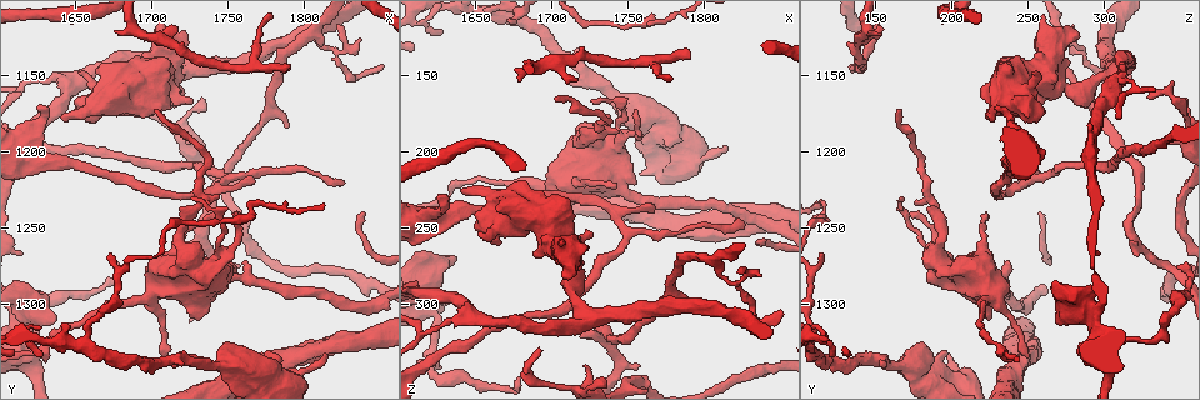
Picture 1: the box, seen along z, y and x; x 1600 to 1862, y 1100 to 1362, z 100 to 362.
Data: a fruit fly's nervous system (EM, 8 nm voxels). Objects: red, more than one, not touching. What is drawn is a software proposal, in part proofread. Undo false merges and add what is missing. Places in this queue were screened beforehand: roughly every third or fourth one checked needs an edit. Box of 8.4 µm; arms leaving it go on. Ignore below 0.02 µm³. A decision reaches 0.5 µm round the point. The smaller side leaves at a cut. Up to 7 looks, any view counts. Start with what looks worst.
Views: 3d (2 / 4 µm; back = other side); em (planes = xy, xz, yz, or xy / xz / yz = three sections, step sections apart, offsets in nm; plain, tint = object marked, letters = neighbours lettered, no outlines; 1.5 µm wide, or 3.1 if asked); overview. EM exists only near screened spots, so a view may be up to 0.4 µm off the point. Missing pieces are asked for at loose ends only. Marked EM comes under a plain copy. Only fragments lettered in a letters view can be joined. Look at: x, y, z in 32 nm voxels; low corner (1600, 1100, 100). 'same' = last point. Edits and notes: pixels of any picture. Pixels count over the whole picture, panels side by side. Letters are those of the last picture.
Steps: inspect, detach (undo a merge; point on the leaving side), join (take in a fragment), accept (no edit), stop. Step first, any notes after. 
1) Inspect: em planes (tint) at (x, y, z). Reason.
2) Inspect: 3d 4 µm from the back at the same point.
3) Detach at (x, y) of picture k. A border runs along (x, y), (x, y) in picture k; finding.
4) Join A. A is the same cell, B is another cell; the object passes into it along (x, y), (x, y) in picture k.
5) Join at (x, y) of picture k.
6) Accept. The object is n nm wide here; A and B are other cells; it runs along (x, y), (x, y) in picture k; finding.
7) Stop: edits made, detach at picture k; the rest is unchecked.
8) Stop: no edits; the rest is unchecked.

Inspect: 3d 4 µm at (1714, 1120, 152). Free end.

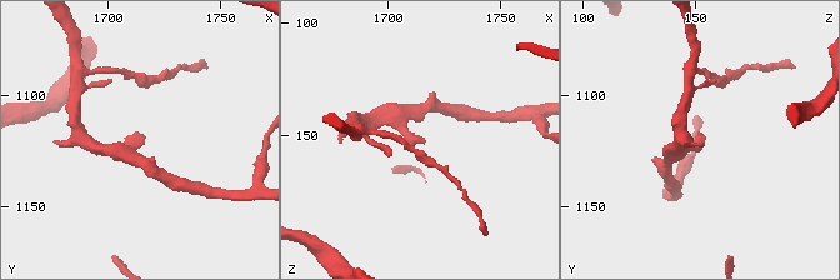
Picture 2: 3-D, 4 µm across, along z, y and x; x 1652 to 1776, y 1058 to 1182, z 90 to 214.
Inspect: em planes (letters) at (1717, 1120, 154).

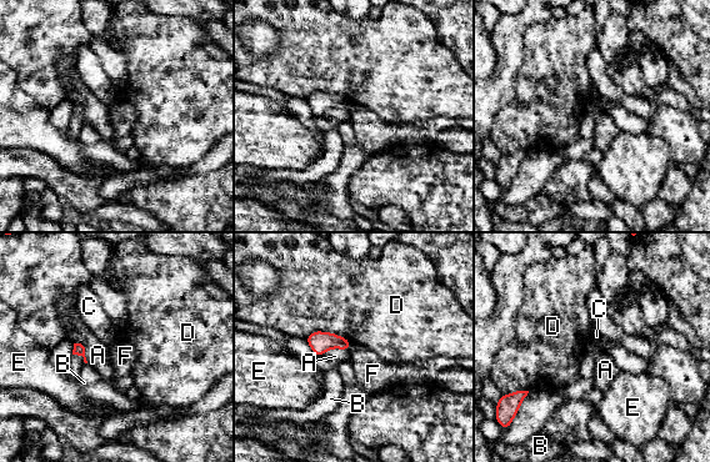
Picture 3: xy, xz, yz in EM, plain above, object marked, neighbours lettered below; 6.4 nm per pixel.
Accept. A, B, C, D, E and F are other cells; none of them fits.

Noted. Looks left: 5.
Inspect: 3d 4 µm at (1792, 1144, 134). An open end.

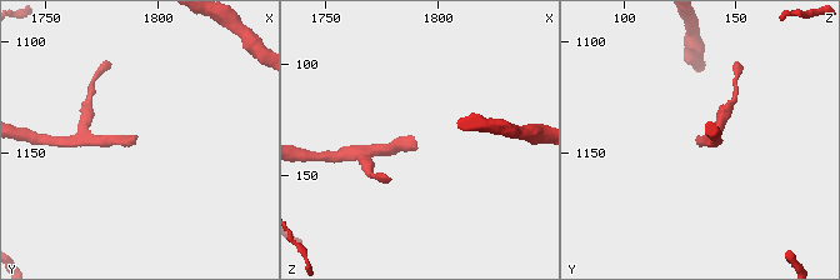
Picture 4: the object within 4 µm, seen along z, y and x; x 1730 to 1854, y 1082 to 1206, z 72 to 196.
Inspect: em xz step 4 (letters) at (1791, 1143, 134). Shape alone is not enough.

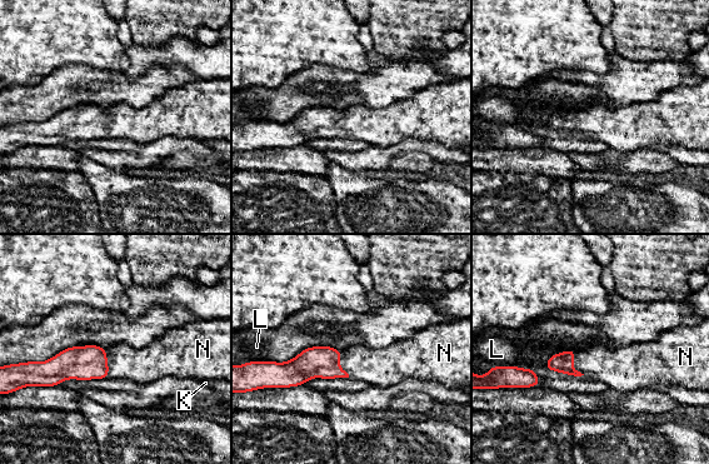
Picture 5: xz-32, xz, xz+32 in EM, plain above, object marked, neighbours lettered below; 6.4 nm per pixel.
Join N. N is the same cell, K and L are other cells; the object passes into it along (83, 363), (106, 363), (144, 365) in picture 5; the neuron continues.

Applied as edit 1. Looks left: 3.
Inspect: 3d 2 µm at (1826, 1220, 246). Branch stops here.

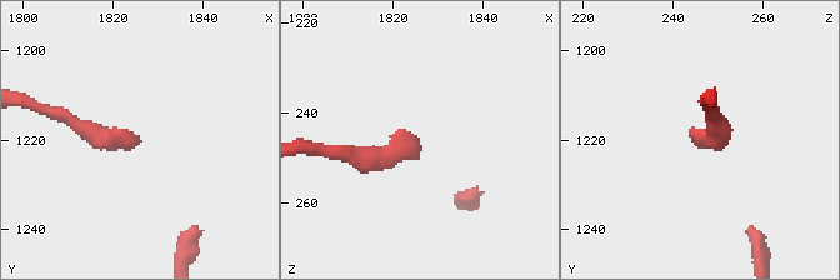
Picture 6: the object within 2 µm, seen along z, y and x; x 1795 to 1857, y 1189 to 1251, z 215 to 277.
Inspect: em planes (letters) at (1825, 1220, 246).

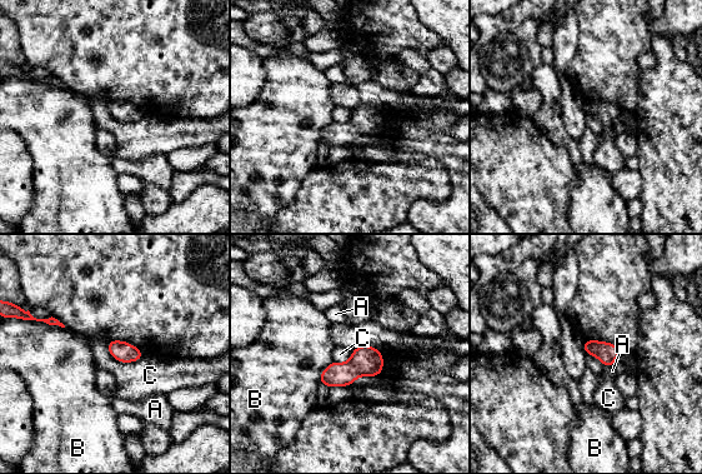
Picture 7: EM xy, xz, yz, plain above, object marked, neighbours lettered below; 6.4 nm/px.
Accept. A, B and C are other cells; none of them fits.

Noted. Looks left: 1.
Stop: edits made, join at picture 5; the rest is unchecked.

